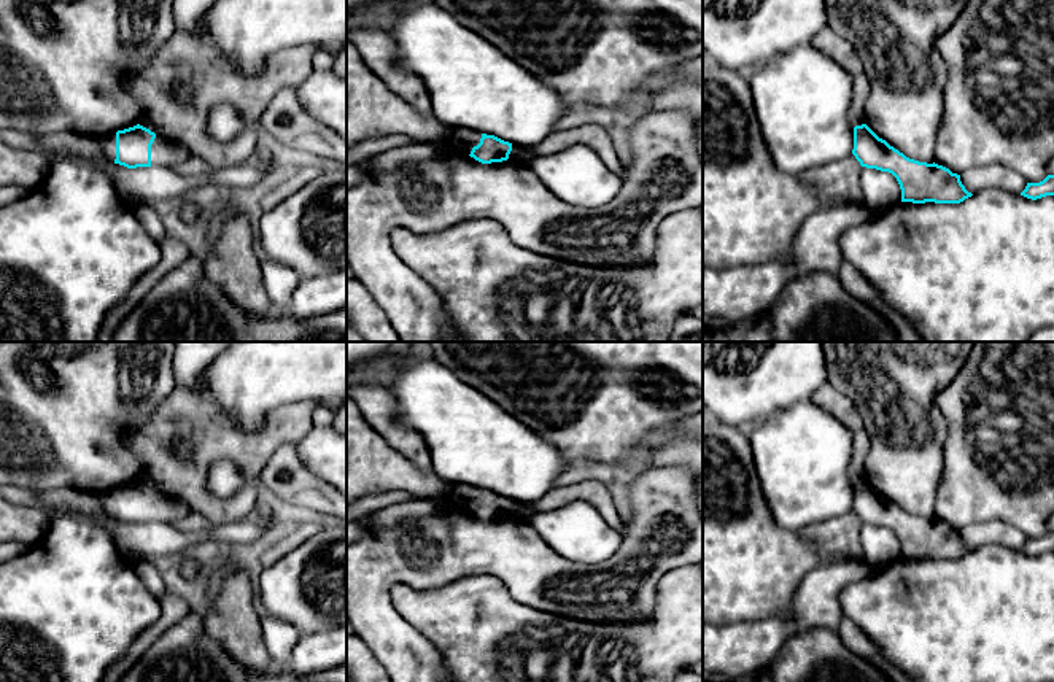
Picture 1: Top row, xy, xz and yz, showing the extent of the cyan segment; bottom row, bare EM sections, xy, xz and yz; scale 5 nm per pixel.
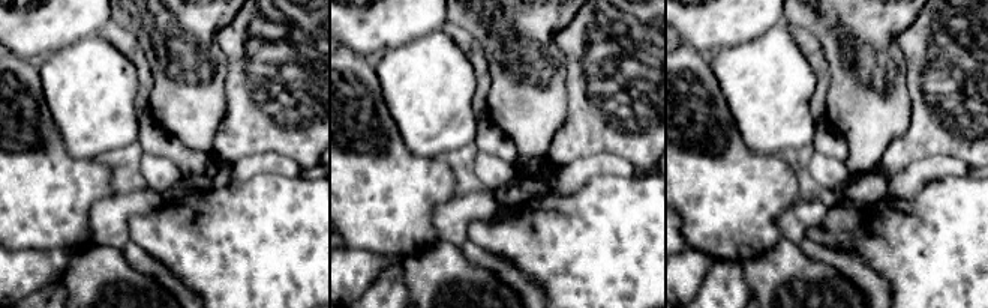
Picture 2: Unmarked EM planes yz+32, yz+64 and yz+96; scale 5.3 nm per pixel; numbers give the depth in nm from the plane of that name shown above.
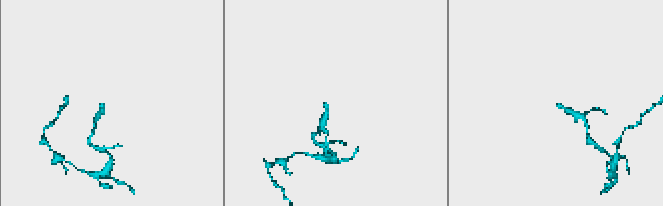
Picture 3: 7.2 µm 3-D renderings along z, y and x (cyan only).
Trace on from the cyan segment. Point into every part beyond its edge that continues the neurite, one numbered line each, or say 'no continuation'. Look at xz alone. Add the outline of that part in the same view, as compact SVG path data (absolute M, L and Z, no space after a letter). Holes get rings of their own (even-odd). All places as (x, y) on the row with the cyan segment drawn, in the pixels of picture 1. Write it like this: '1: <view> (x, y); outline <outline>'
1: xz (577, 175); outline M583 145L548 156L529 156L512 146L507 161L529 169L558 199L574 207L609 203L623 186L623 178Z

